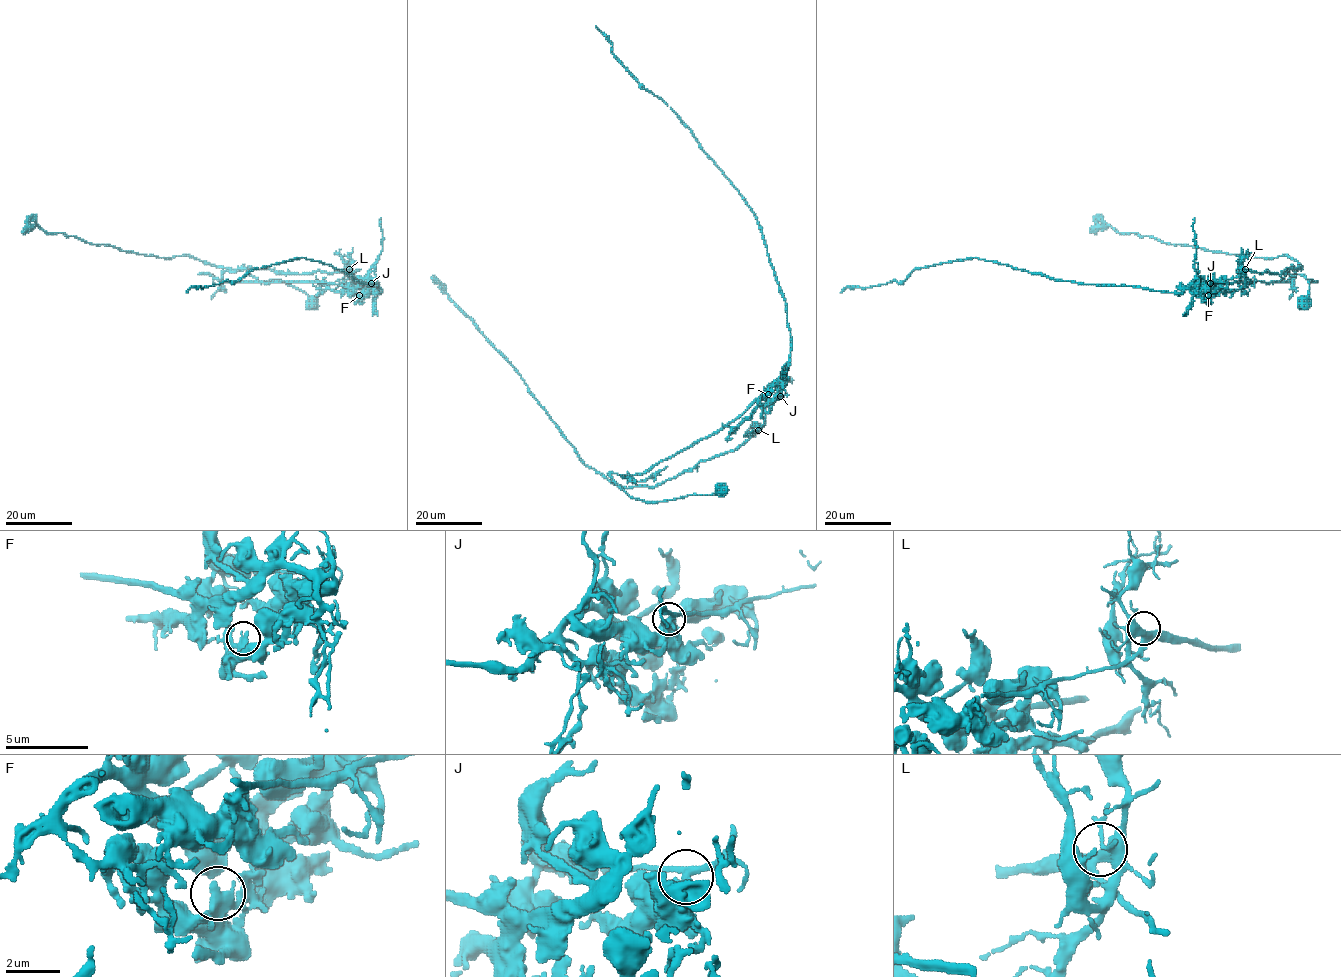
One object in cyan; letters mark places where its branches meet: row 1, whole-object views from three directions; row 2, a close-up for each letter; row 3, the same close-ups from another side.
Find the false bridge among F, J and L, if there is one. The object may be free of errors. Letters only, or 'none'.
J

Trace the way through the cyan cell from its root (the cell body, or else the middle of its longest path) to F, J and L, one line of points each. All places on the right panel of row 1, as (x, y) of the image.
F: (1302, 303), (1309, 281), (1316, 281), (1287, 273), (1289, 282), (1193, 282), (1208, 295)
J: (1302, 303), (1316, 281), (1302, 274), (1211, 283)
L: (1302, 303), (1309, 281), (1316, 281), (1302, 274), (1287, 273), (1289, 282), (1234, 281), (1215, 288), (1245, 269)

